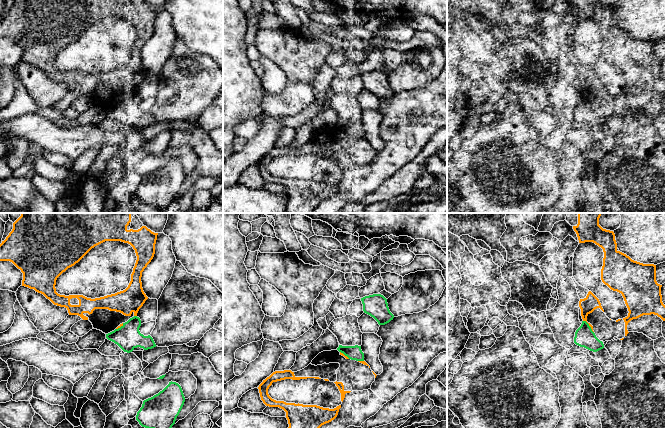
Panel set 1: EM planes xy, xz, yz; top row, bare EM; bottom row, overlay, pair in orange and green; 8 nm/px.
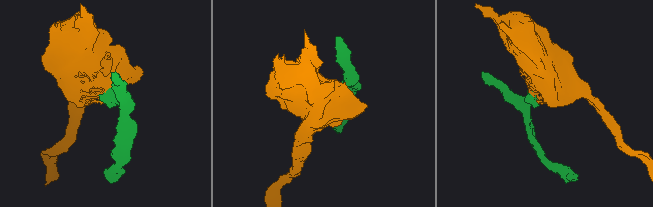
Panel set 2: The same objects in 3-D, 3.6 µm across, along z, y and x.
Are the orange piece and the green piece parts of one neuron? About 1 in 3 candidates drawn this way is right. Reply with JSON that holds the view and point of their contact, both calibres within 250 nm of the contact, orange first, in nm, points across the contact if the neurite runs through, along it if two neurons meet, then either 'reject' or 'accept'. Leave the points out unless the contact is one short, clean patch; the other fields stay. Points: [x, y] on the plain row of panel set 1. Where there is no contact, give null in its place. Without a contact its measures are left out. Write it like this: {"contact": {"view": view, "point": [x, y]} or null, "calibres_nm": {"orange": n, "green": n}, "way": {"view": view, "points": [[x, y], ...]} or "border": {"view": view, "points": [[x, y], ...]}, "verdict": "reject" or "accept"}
{"contact": {"view": "yz", "point": [589, 101]}, "calibres_nm": {"orange": 130, "green": 160}, "verdict": "reject"}

